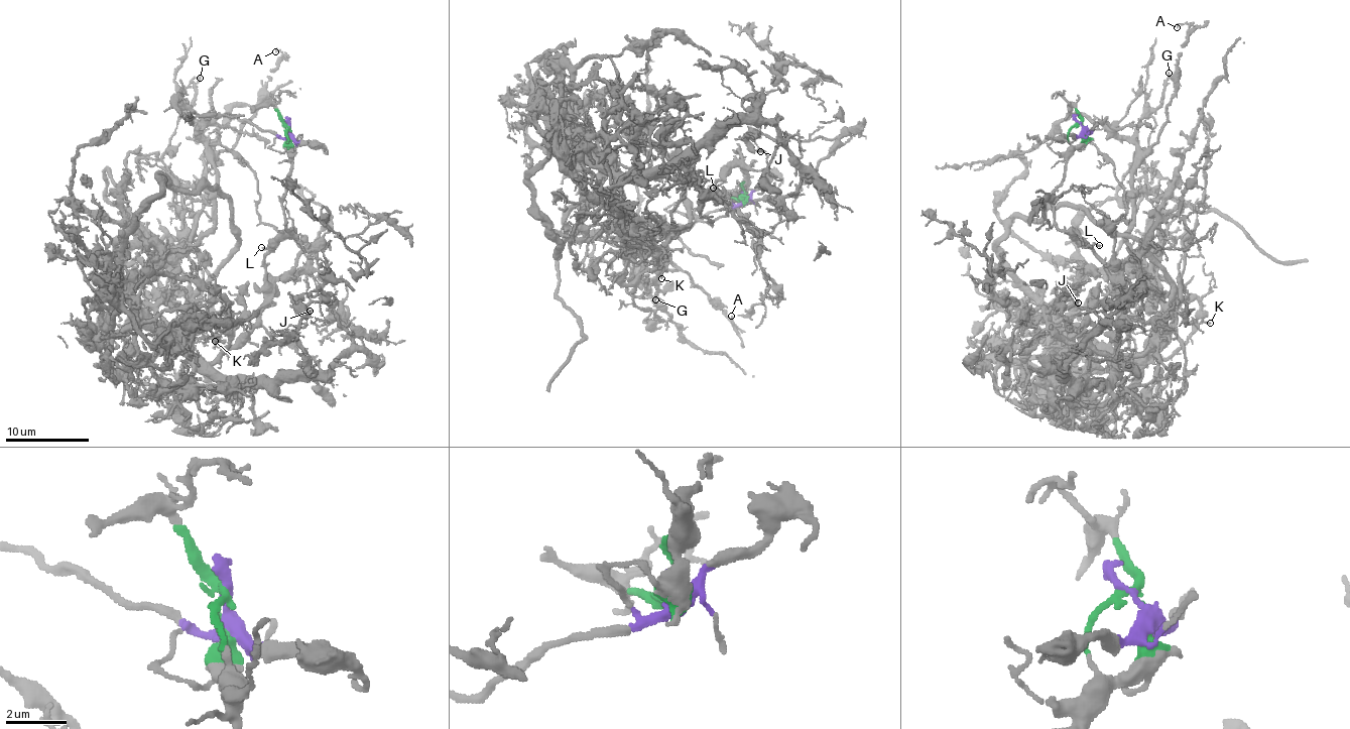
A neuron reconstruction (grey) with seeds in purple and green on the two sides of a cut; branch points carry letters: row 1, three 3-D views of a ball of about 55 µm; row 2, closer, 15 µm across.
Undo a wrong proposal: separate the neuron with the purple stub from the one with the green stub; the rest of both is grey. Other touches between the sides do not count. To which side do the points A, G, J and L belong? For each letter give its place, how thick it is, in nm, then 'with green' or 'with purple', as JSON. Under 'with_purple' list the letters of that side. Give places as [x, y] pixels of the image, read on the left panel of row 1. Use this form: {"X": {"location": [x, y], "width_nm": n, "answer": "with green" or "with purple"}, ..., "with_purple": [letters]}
{"A": {"location": [275, 51], "width_nm": 110, "answer": "with purple"}, "G": {"location": [200, 78], "width_nm": 170, "answer": "with purple"}, "J": {"location": [310, 311], "width_nm": 130, "answer": "with green"}, "L": {"location": [261, 247], "width_nm": 170, "answer": "with green"}, "with_purple": ["A", "G"]}

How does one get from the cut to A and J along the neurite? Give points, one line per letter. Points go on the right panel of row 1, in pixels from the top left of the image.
A: (1079, 122), (1090, 133), (1106, 117), (1119, 137), (1144, 148), (1158, 140), (1188, 25), (1178, 28)
J: (1079, 122), (1055, 225), (1117, 287), (1104, 381), (1067, 374), (1104, 318), (1058, 300), (1079, 301)

